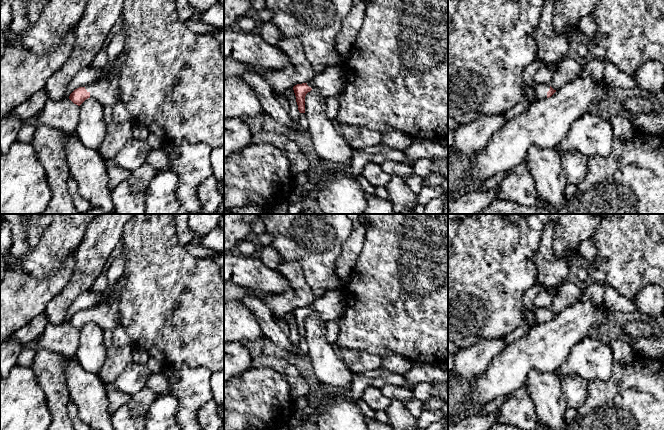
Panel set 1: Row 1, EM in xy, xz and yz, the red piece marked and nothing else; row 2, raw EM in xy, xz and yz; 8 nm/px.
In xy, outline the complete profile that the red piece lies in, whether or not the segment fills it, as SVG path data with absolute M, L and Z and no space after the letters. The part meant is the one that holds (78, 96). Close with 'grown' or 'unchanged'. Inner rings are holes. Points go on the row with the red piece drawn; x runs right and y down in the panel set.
M122 51L115 59L108 74L94 82L75 89L69 99L80 106L86 99L92 98L98 101L103 107L113 106L120 100L120 90L118 83L118 68L124 60L125 54Z; grown

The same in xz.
M337 65L326 67L326 69L320 73L315 74L315 77L302 84L297 84L293 87L298 110L300 113L305 113L305 96L313 88L315 88L320 95L325 98L340 95L346 85L345 76Z; grown

